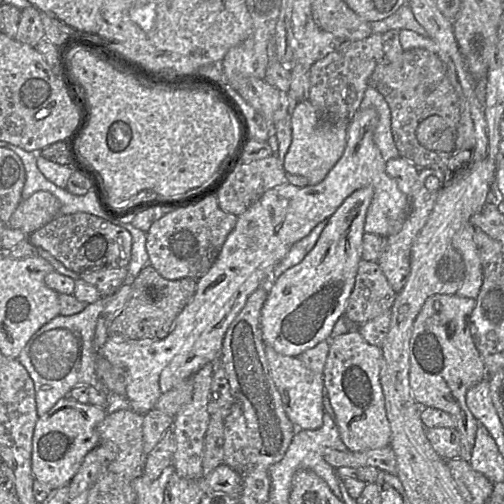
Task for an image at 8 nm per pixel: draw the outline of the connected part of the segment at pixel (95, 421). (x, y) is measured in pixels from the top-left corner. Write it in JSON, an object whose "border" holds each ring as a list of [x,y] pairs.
{"border":[[[67,396],[40,416],[32,438],[31,467],[35,480],[52,490],[67,486],[79,471],[86,455],[97,446],[98,426],[106,415],[105,407],[80,403]]]}

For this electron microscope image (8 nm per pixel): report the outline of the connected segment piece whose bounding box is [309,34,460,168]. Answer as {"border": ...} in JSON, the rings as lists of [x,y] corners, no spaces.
{"border":[[[382,34],[366,39],[344,41],[335,51],[316,61],[309,70],[309,101],[324,121],[348,124],[360,108],[368,87],[376,89],[386,100],[392,113],[391,130],[399,157],[419,168],[445,167],[456,150],[460,122],[460,100],[441,58],[425,49],[405,50],[397,60],[385,58]]]}

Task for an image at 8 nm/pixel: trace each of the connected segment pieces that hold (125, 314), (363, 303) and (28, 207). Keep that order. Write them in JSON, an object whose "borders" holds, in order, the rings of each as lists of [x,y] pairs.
{"borders":[[[[153,266],[144,267],[133,280],[127,305],[109,327],[109,338],[122,337],[127,340],[165,338],[172,331],[178,315],[193,299],[197,290],[197,280],[193,278],[168,280]]],[[[361,260],[345,314],[354,324],[364,324],[391,309],[396,294],[376,261]]],[[[35,192],[19,203],[5,226],[30,235],[58,217],[60,207],[60,201],[50,192]]]]}

